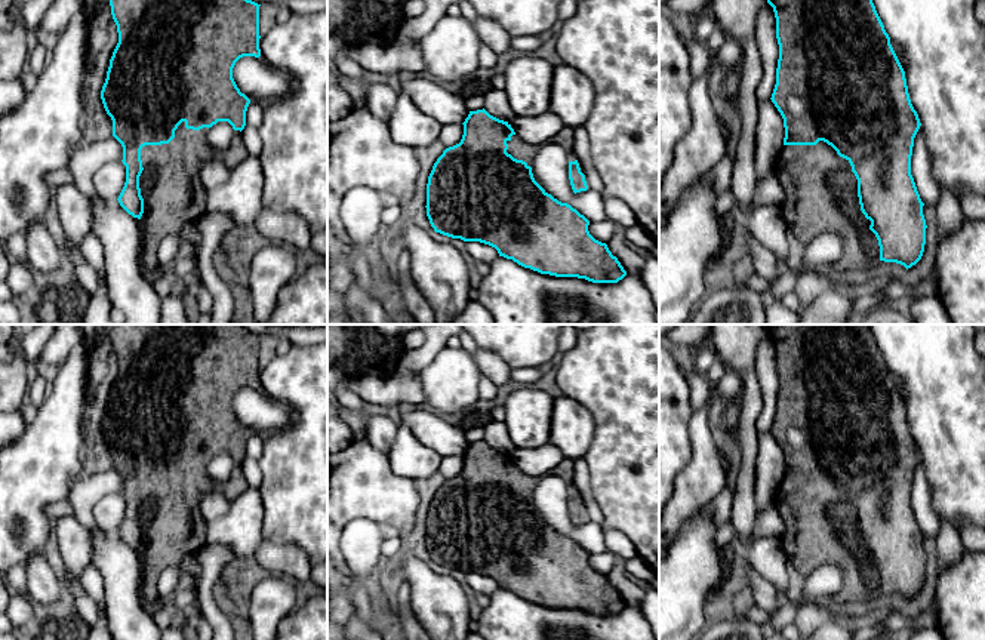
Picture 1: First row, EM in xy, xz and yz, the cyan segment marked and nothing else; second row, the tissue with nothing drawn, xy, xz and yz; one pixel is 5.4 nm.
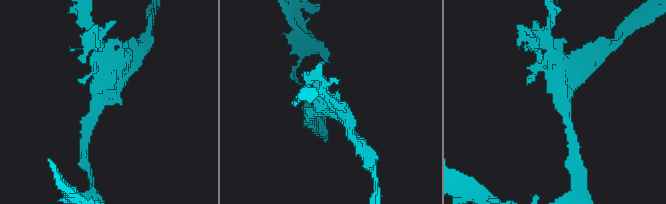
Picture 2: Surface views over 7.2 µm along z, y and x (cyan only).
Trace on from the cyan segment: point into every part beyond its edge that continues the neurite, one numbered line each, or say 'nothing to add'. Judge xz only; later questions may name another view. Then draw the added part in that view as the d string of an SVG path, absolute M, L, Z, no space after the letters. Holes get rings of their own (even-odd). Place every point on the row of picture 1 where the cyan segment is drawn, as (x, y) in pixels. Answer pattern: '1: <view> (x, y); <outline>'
1: xz (520, 150); M517 133L507 141L508 150L507 153L511 154L517 160L523 160L527 166L532 166L533 157L538 154L539 147L533 144L524 142Z

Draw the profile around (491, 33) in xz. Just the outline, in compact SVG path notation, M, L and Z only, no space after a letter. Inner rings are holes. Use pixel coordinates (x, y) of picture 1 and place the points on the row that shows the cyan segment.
M478 15L475 30L481 39L481 43L487 44L496 55L501 55L511 49L511 36L496 21Z

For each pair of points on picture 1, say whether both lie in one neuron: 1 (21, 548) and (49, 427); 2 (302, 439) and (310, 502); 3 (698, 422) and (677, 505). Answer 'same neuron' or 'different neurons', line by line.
1: same neuron
2: same neuron
3: same neuron

